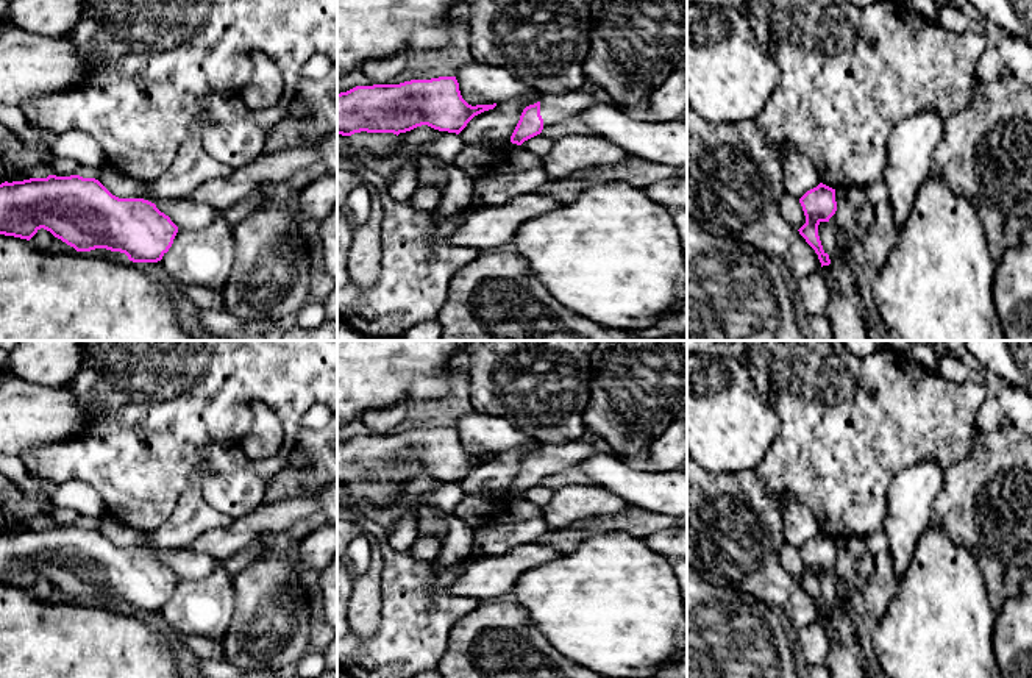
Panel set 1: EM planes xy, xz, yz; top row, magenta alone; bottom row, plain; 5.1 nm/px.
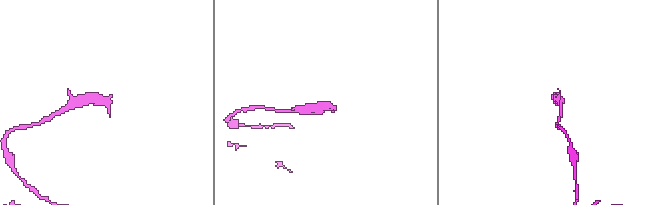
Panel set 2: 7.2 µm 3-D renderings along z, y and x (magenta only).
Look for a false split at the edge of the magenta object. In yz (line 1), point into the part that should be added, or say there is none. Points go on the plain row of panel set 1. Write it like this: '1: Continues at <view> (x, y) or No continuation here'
1: No continuation here

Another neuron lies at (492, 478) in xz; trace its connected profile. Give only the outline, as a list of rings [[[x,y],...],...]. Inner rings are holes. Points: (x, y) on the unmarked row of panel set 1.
[[[512,448],[496,453],[493,459],[475,466],[459,483],[468,495],[481,495],[487,500],[504,497],[520,470],[523,459],[542,448]]]

